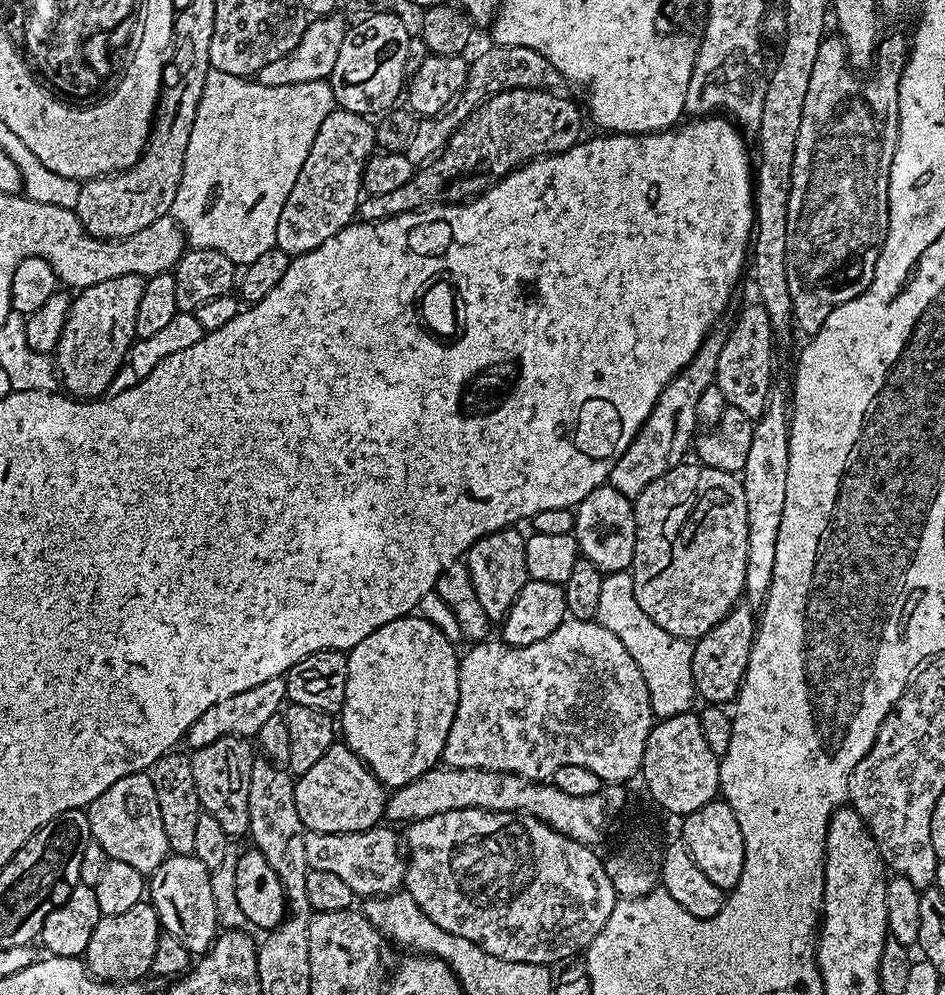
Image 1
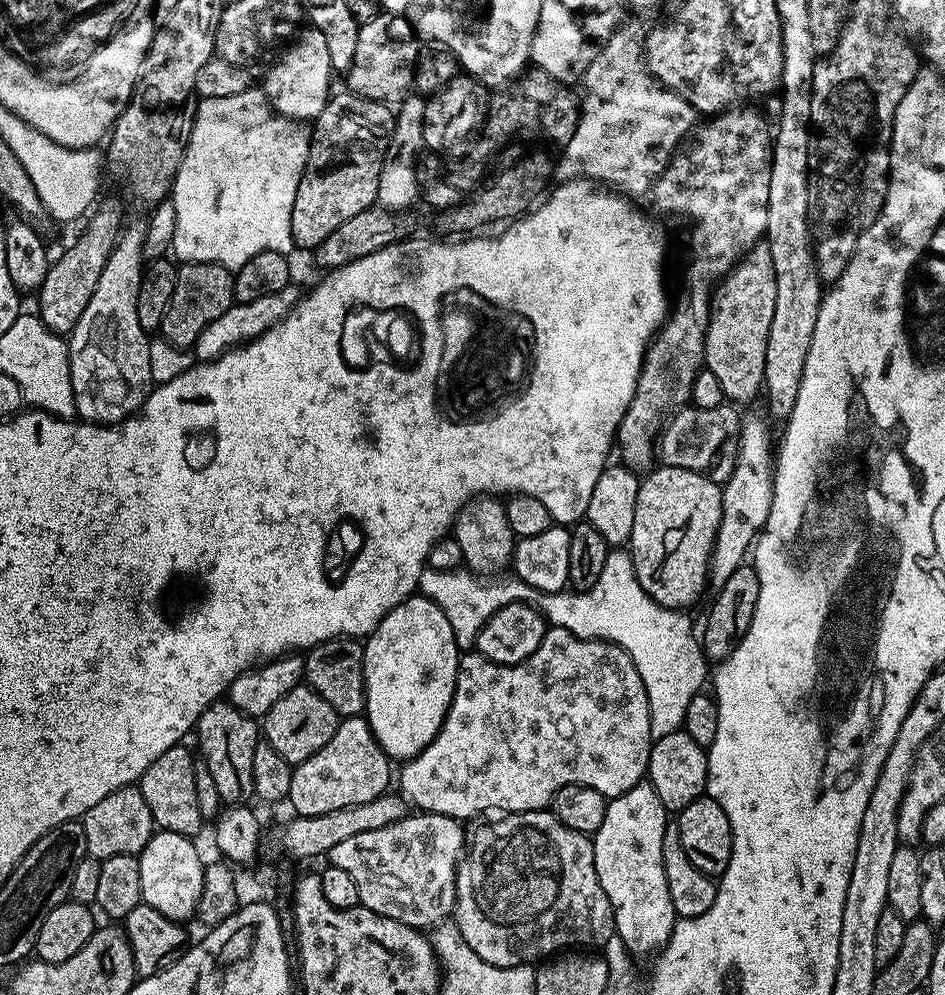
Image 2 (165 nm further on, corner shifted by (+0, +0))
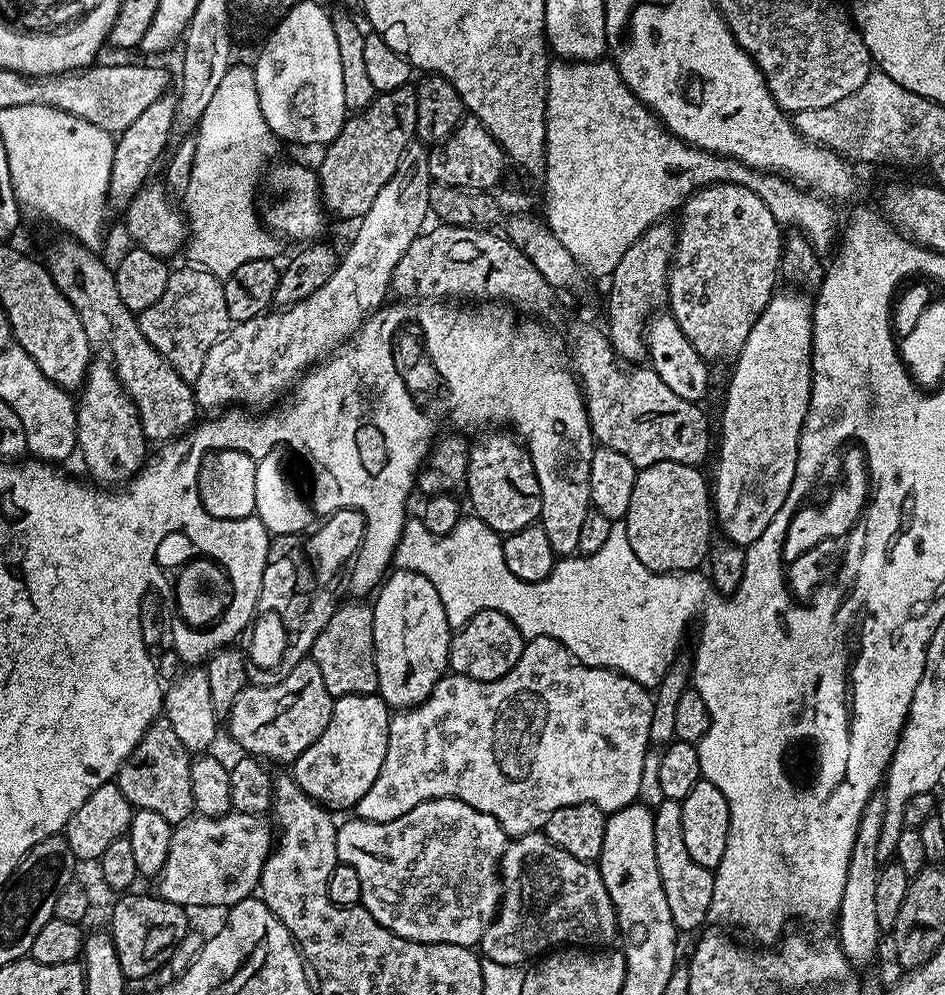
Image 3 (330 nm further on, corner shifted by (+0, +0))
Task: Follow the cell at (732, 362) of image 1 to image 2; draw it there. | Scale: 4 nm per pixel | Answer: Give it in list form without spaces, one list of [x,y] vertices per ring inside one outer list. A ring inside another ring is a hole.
[[[764,242],[741,256],[711,293],[708,327],[704,330],[703,367],[718,378],[725,401],[733,405],[748,404],[756,395],[761,395],[775,297],[774,258],[770,258],[770,250]]]

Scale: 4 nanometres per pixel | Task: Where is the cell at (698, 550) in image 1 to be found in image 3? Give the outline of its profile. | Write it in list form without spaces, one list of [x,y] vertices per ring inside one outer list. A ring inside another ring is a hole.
[[[658,462],[648,468],[637,471],[634,490],[630,493],[628,515],[623,523],[628,531],[630,550],[638,554],[638,562],[646,566],[651,572],[691,572],[699,569],[700,563],[705,563],[713,543],[714,532],[714,504],[710,499],[710,484],[704,481],[699,467],[682,462]]]

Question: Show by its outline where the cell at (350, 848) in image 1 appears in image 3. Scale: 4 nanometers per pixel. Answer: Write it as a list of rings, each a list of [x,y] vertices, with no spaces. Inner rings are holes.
[[[427,800],[390,822],[351,818],[336,829],[336,859],[354,866],[362,881],[360,904],[386,930],[423,944],[479,945],[500,910],[502,887],[500,860],[510,837],[500,823],[461,800]]]

